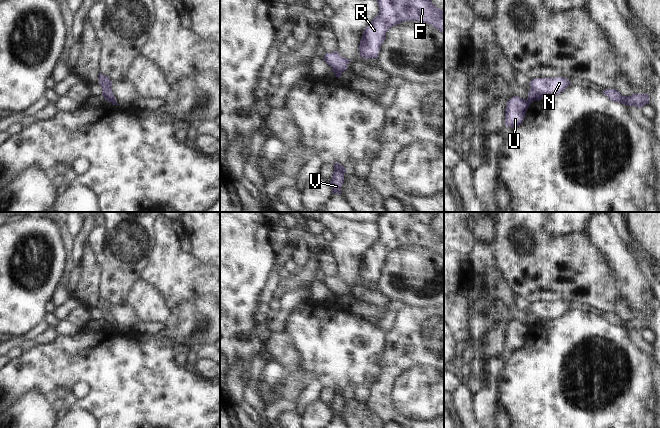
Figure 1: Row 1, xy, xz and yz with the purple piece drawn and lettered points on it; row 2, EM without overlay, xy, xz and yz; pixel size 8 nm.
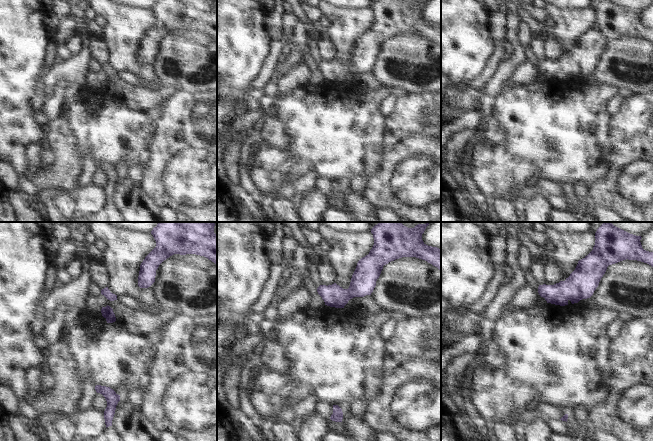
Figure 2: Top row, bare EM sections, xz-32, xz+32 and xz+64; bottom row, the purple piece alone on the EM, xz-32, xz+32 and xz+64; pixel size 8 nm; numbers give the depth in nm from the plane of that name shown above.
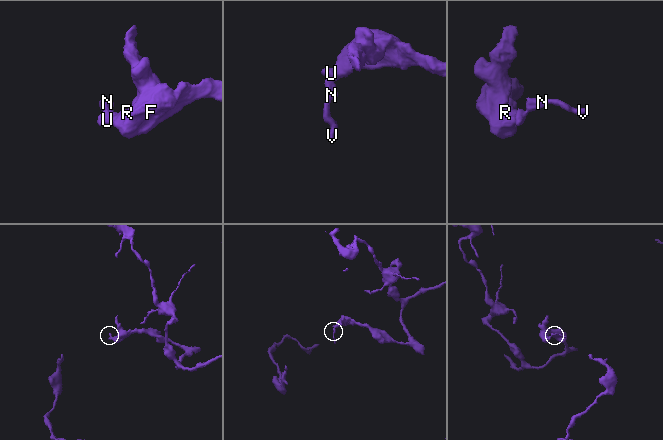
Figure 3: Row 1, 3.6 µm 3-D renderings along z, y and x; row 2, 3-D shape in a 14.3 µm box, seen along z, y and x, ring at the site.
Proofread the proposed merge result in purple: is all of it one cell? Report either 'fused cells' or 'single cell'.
fused cells

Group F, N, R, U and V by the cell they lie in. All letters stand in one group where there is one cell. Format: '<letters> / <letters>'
F R U / N V

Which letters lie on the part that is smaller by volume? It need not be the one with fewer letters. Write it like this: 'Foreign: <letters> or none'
Foreign: N, V

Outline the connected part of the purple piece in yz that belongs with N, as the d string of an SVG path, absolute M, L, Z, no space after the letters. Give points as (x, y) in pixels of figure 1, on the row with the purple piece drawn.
M563 77L537 78L530 81L529 84L531 89L528 93L527 100L532 103L560 94L570 85L570 81Z

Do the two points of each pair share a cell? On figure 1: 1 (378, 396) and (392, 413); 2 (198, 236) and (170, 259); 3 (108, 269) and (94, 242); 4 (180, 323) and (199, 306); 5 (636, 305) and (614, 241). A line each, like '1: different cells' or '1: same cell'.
1: same cell
2: different cells
3: different cells
4: same cell
5: same cell

